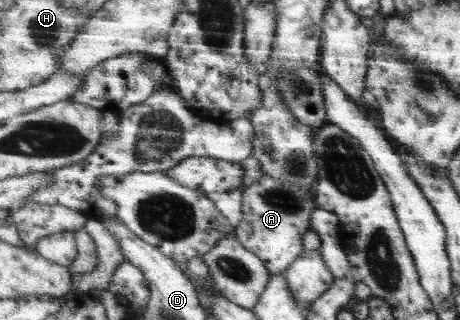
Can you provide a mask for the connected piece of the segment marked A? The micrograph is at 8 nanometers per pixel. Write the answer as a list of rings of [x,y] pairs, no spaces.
[[[265,174],[254,186],[243,191],[243,219],[236,232],[240,242],[265,259],[272,276],[285,274],[287,270],[307,251],[304,235],[312,230],[313,214],[320,208],[316,189],[284,182],[273,174]]]

